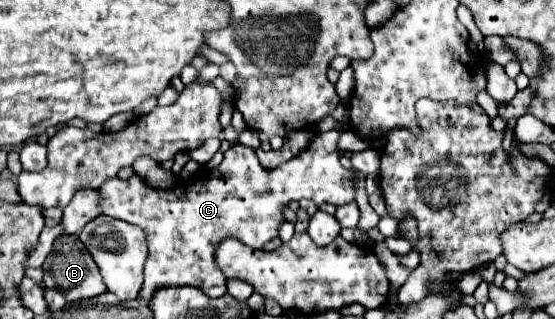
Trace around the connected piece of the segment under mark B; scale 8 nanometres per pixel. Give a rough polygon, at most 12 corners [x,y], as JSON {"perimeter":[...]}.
{"perimeter":[[61,233],[43,263],[43,285],[67,303],[107,291],[77,235]]}

